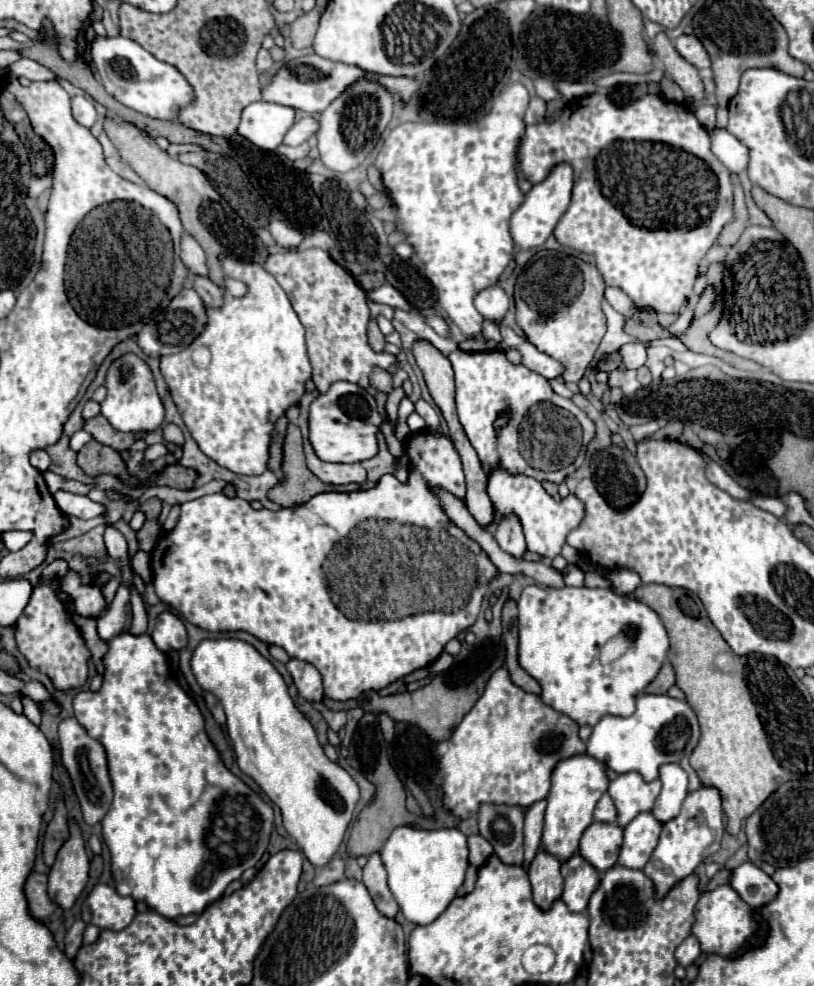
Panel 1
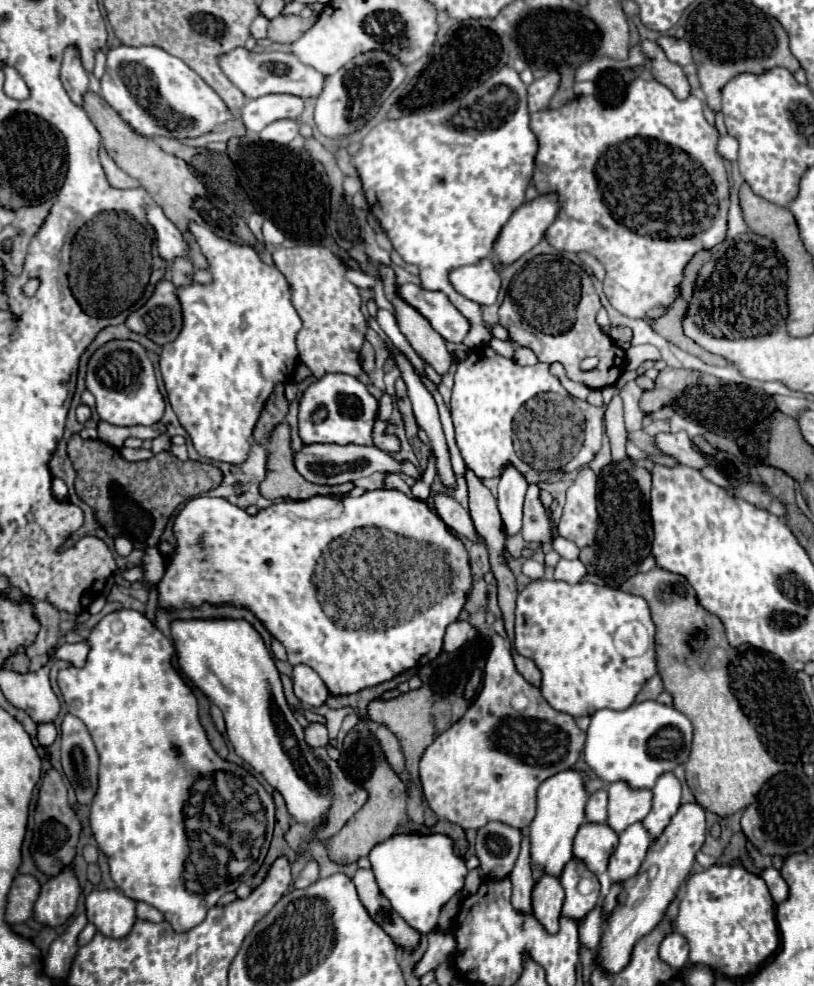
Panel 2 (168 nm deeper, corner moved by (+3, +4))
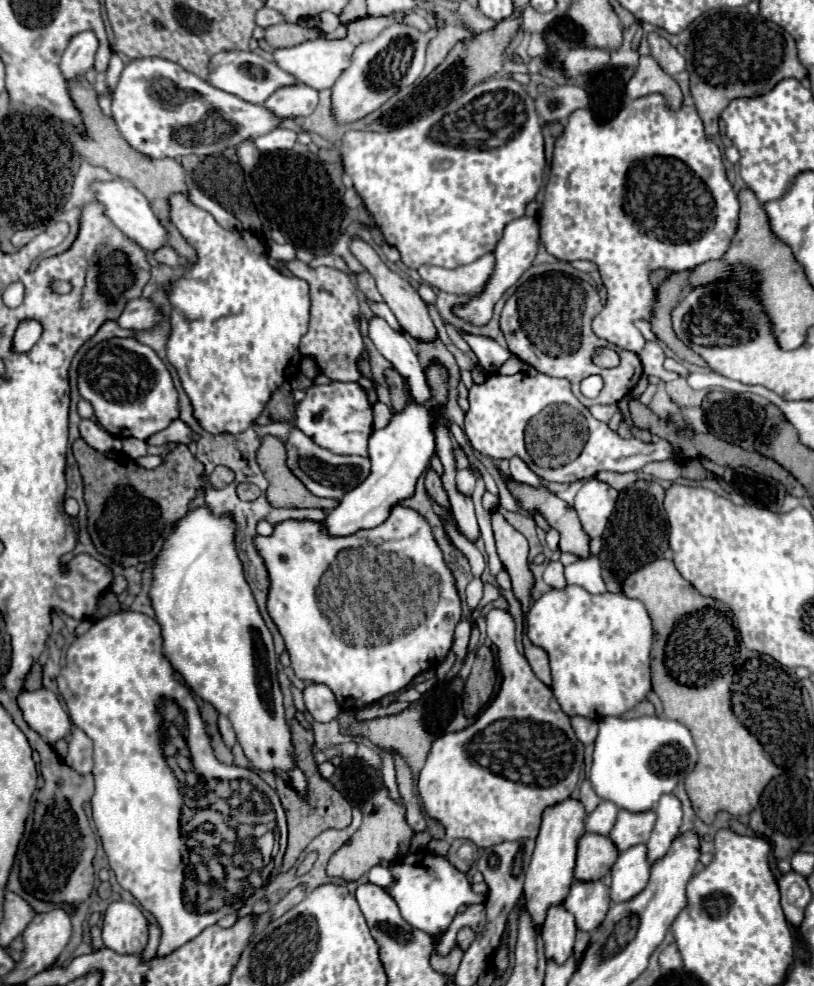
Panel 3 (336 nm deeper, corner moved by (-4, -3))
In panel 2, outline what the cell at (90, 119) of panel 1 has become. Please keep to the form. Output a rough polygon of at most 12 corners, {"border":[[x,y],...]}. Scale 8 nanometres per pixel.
{"border":[[77,49],[63,57],[61,83],[67,93],[87,93],[87,71]]}

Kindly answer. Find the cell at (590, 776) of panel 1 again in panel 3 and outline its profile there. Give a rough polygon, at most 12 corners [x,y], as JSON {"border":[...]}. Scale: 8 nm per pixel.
{"border":[[578,800],[548,808],[524,880],[540,932],[574,880],[584,834]]}

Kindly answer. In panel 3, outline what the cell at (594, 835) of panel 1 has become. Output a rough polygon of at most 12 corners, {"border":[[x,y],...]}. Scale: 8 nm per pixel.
{"border":[[608,836],[578,842],[576,880],[602,880],[618,858]]}

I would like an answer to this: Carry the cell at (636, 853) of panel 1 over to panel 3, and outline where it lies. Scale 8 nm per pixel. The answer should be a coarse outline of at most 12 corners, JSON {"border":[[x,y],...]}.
{"border":[[638,844],[612,866],[612,902],[632,900],[650,878],[646,846]]}

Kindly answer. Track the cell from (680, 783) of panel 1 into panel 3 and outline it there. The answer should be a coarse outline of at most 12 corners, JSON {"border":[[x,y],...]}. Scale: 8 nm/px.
{"border":[[674,794],[658,800],[656,826],[646,844],[650,864],[668,852],[682,824]]}

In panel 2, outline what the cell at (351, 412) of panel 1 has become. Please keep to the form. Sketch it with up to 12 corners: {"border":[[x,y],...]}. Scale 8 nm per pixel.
{"border":[[351,375],[313,381],[305,445],[373,445],[377,399]]}

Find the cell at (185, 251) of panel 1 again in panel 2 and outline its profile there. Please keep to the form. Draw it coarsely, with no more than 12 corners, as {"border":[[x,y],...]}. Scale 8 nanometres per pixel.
{"border":[[155,203],[147,217],[155,245],[163,259],[189,257],[181,231]]}

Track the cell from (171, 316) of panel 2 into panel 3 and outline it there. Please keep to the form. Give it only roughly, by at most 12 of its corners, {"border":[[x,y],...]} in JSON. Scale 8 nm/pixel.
{"border":[[148,298],[130,300],[116,320],[128,330],[150,330],[160,314]]}

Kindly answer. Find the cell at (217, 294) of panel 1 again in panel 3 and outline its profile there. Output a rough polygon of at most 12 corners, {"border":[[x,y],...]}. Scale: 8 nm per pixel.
{"border":[[168,244],[154,252],[166,266],[180,266],[178,254]]}

